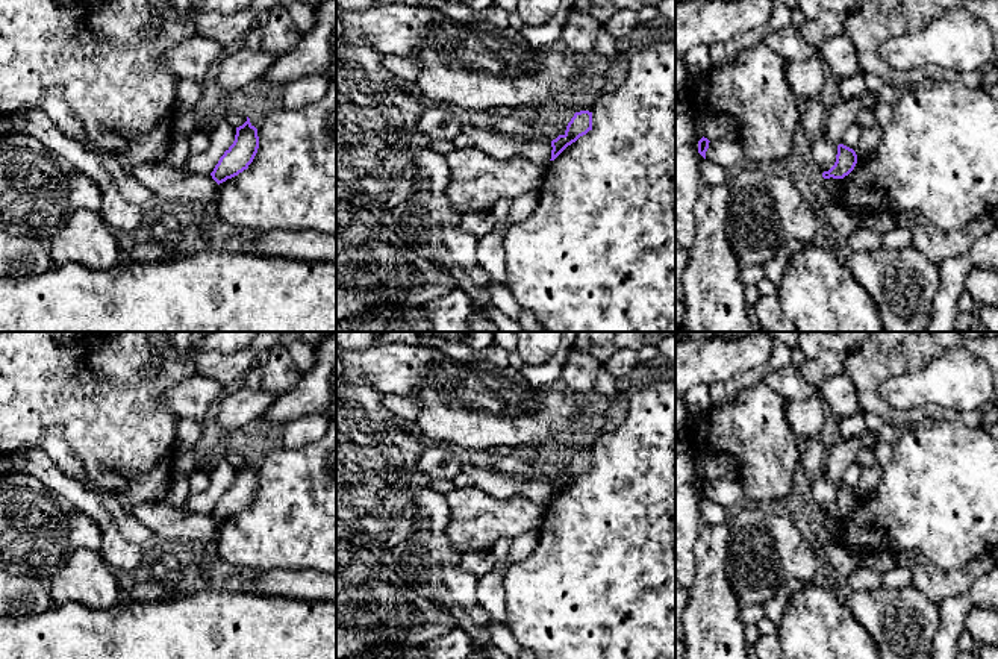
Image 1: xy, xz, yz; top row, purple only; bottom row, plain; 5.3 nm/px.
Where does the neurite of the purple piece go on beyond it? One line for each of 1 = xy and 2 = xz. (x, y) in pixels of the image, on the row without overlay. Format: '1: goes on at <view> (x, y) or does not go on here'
1: does not go on here
2: does not go on here

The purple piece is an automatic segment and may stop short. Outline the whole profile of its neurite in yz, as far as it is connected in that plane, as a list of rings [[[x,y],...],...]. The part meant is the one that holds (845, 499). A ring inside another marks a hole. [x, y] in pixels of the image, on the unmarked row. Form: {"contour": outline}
{"contour": [[[839,483],[834,504],[822,512],[824,518],[844,518],[848,515],[857,503],[857,494],[853,488]]]}

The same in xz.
{"contour": [[[580,450],[575,451],[571,461],[566,465],[563,474],[559,474],[556,479],[551,480],[551,498],[554,500],[568,485],[575,482],[580,476],[586,474],[592,470],[592,451]]]}

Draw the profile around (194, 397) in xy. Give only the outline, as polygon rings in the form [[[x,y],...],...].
[[[195,374],[165,391],[162,406],[179,420],[203,421],[227,391],[215,379]]]

